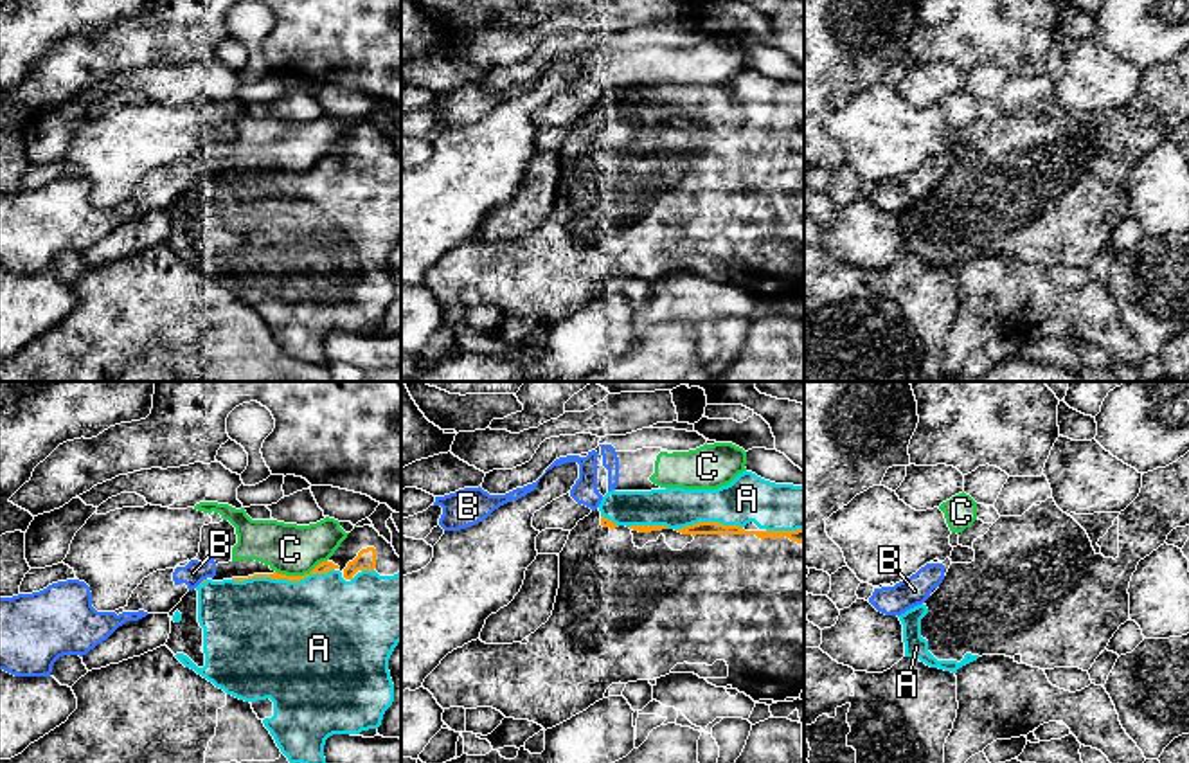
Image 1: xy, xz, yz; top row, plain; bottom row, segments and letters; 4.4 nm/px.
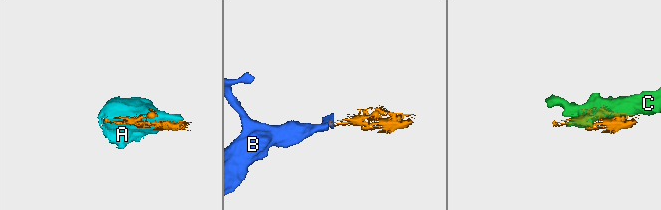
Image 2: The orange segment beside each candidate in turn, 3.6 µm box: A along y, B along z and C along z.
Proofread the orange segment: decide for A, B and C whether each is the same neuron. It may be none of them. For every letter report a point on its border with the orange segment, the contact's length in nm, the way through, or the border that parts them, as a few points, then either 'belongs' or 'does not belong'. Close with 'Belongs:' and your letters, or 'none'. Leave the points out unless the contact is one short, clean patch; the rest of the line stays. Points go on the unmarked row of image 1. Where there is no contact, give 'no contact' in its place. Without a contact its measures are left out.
A: meets orange in xy at (283, 175); contact 460 nm long; belongs
B: meets orange in xy at (202, 179); contact 40 nm long; does not belong
C: meets orange in xy at (301, 173); contact 240 nm long; does not belong
Belongs: A

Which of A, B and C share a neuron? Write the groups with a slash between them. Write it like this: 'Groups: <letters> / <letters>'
Groups: A / B C

